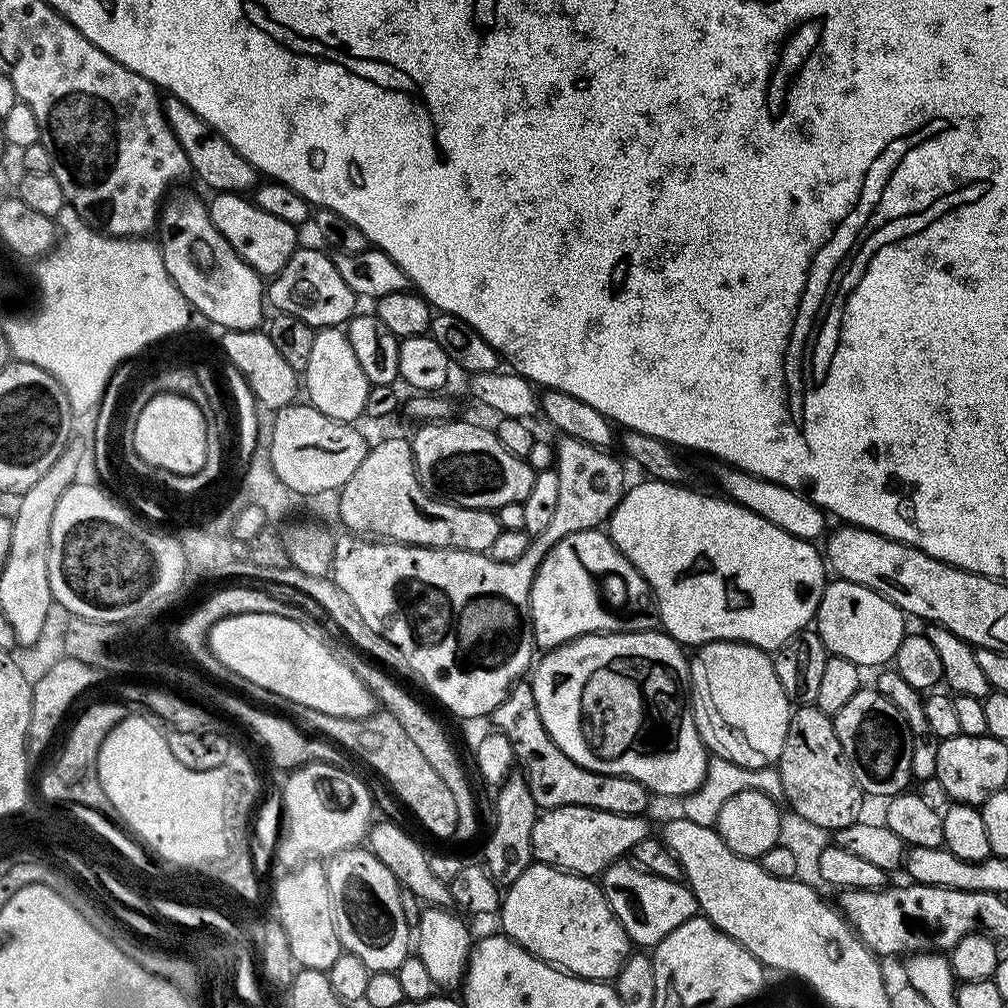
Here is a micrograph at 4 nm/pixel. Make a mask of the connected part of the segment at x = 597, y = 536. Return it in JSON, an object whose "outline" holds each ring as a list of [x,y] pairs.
{"outline":[[[591,528],[578,534],[570,534],[555,544],[540,563],[540,569],[532,583],[530,606],[532,607],[532,639],[540,650],[561,648],[580,636],[594,636],[601,632],[651,632],[657,627],[657,593],[642,578],[623,554],[607,531]]]}

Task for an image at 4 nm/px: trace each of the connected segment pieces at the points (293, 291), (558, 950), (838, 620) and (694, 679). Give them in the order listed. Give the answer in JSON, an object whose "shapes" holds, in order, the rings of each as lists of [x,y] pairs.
{"shapes":[[[[297,247],[280,273],[267,281],[266,300],[271,307],[273,304],[276,312],[302,318],[302,322],[306,322],[314,330],[338,328],[347,325],[357,315],[358,297],[354,290],[350,290],[350,286],[346,286],[342,274],[338,274],[338,266],[334,266],[331,255],[317,248]]],[[[533,862],[528,869],[512,884],[507,885],[498,909],[498,917],[503,935],[521,944],[531,956],[537,956],[573,976],[597,982],[612,982],[622,970],[630,955],[630,941],[626,930],[618,922],[614,910],[604,897],[604,890],[595,879],[576,876],[573,872],[564,872],[561,868],[552,868],[549,864]]],[[[836,578],[825,583],[824,593],[816,611],[814,631],[834,656],[841,656],[860,665],[861,669],[879,669],[887,662],[895,661],[896,651],[906,634],[906,614],[894,602],[882,598],[866,586]]],[[[715,640],[709,644],[699,645],[693,652],[696,653],[691,653],[690,656],[690,707],[705,748],[712,756],[720,756],[746,768],[770,768],[779,765],[782,746],[786,746],[786,730],[790,726],[794,705],[789,700],[786,690],[782,690],[782,682],[778,682],[778,674],[772,665],[772,656],[765,649],[756,648],[752,644],[740,644],[737,640]]]]}

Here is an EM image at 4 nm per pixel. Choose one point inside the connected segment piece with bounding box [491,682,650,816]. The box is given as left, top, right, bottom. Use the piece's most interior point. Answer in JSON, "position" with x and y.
{"position":[554,780]}

